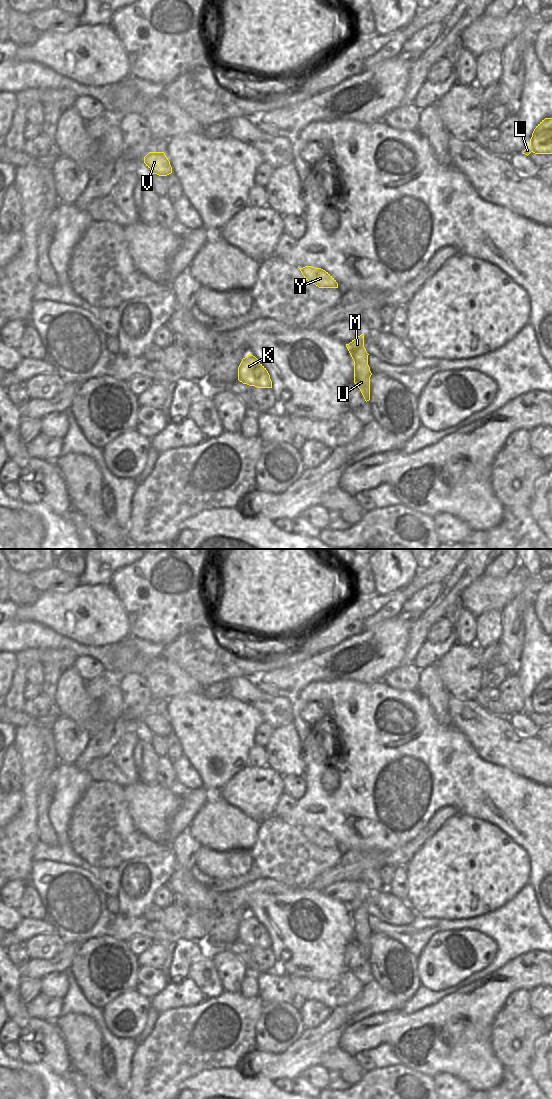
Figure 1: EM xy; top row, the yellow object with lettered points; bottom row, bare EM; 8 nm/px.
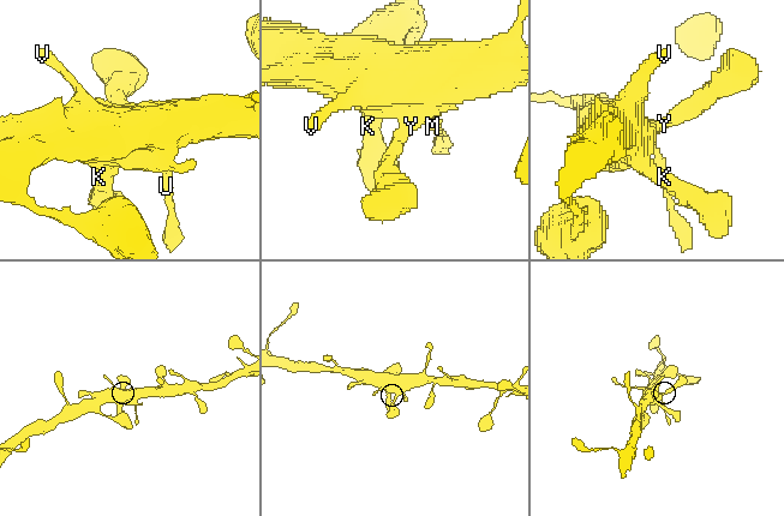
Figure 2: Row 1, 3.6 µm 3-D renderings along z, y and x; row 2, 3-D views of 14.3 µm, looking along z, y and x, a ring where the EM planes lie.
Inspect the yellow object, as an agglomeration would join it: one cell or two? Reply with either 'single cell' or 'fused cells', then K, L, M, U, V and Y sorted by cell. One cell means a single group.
single cell | K L M U V Y

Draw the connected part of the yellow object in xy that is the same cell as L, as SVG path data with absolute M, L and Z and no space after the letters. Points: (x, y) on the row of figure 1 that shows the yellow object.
M545 118L534 129L530 146L526 147L522 153L528 156L531 152L535 154L552 154L552 118Z

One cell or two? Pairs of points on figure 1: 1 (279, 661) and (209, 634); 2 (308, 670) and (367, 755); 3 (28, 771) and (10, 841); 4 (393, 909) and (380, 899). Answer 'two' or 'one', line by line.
1: one
2: two
3: one
4: one

